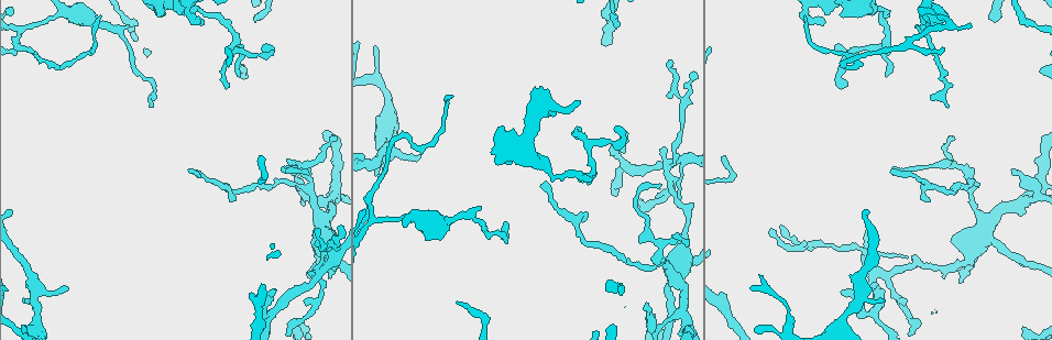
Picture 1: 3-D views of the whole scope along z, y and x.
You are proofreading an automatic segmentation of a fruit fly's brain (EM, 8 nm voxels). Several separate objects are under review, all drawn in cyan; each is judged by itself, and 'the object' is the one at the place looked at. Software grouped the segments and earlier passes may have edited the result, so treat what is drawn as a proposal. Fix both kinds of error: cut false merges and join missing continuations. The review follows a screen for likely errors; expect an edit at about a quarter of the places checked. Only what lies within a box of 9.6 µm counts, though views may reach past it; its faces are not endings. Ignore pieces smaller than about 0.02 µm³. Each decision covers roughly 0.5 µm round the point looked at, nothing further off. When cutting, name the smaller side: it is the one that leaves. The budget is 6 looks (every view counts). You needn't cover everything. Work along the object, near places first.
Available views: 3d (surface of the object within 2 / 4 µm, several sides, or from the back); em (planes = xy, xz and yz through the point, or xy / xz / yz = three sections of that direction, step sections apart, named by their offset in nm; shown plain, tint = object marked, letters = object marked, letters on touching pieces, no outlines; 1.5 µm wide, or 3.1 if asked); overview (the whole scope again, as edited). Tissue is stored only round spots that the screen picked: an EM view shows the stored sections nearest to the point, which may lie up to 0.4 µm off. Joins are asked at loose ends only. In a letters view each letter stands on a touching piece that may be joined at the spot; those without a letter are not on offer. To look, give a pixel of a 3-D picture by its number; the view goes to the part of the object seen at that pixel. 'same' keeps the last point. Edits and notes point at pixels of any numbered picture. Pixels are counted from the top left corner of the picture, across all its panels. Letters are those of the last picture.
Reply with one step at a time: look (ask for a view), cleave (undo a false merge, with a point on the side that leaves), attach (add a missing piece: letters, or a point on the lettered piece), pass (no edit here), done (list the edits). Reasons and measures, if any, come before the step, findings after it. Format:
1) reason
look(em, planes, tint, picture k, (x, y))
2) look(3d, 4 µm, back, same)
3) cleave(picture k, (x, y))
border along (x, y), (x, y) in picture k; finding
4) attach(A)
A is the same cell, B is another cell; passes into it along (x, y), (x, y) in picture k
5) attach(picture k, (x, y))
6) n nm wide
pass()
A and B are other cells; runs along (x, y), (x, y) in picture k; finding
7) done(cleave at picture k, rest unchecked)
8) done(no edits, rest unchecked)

an open end
look(em, yz, step 4, tint, picture 1, (67, 287))

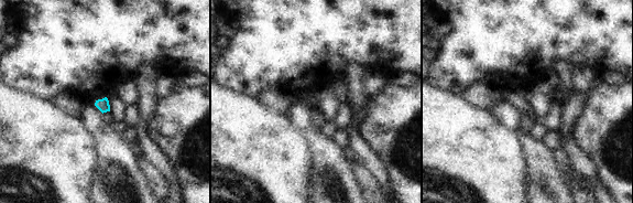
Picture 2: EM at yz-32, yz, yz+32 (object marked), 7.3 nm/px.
look(em, xz, step 8, letters, same)

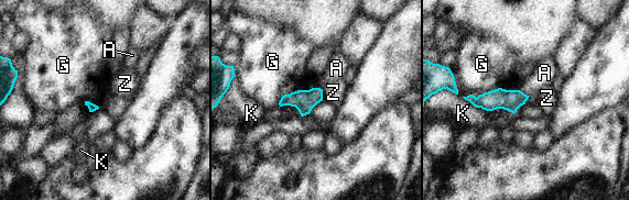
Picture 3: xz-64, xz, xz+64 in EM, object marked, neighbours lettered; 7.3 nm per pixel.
pass()
A, G, K and Z are other cells; border along (517, 89), (463, 97) in picture 3; no lettered piece goes on from it

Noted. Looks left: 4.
look(3d, 4 µm, picture 1, (375, 221))

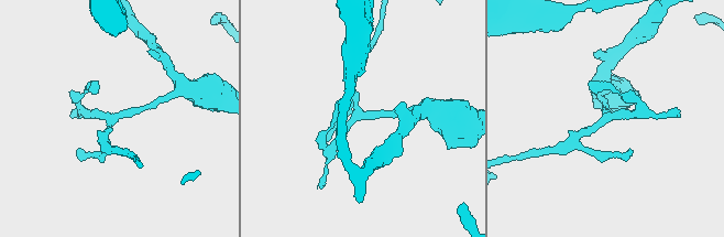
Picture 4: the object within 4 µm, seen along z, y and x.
3 arms; now the EM
look(em, xy, step 8, tint, picture 4, (362, 116))

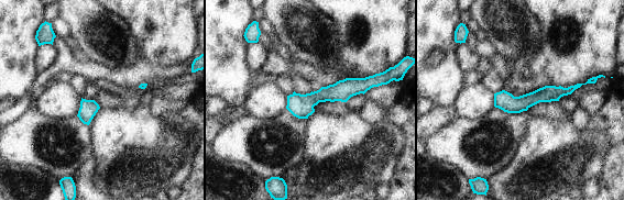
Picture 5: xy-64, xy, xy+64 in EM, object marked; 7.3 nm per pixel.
cut it another way
look(em, planes, letters, same)

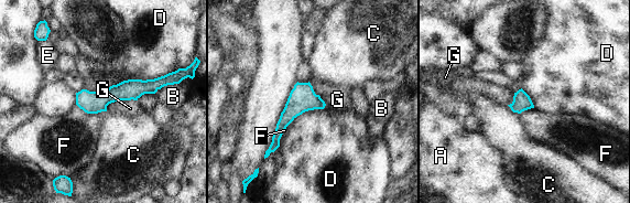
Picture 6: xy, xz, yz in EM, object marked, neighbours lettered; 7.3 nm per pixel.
130 nm wide
pass()
A, B, C, D, E, F and G are other cells; border along (137, 99), (111, 102), (106, 110) in picture 6; continuous, no second cell

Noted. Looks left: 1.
an open end
look(em, planes, letters, picture 1, (889, 54))

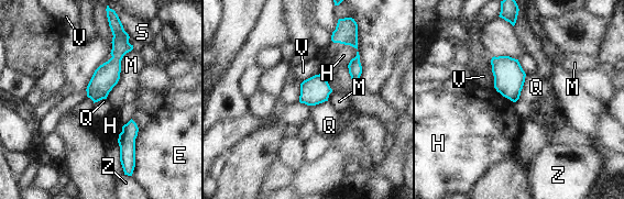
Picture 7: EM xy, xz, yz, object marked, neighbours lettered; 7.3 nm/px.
180 nm wide; M touches over 420 nm
pass()
E, H, M, Q, S, V and Z are other cells; no lettered piece goes on from it

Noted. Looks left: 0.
done(no edits, rest unchecked)

